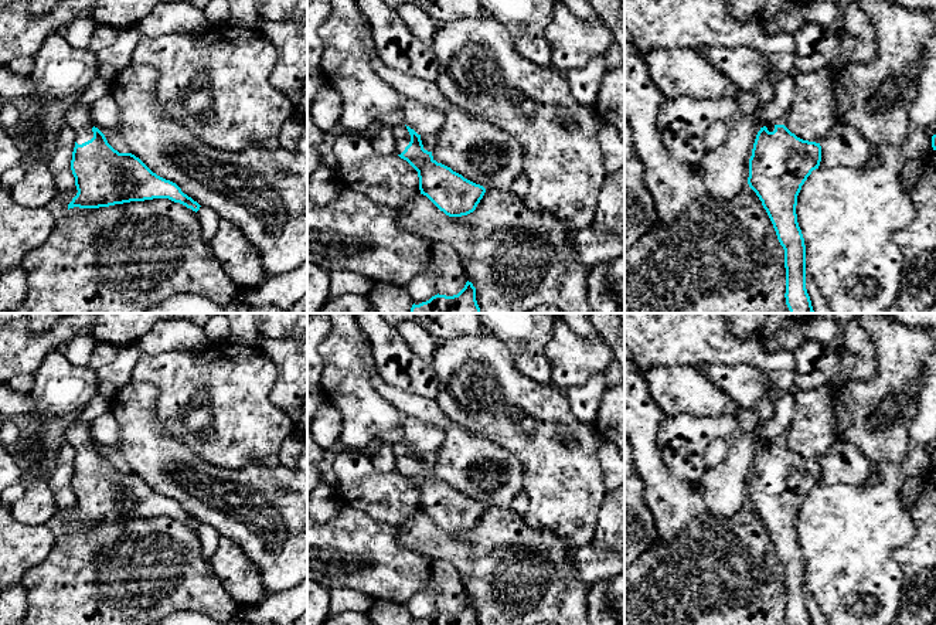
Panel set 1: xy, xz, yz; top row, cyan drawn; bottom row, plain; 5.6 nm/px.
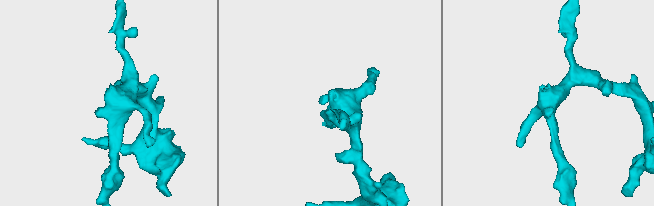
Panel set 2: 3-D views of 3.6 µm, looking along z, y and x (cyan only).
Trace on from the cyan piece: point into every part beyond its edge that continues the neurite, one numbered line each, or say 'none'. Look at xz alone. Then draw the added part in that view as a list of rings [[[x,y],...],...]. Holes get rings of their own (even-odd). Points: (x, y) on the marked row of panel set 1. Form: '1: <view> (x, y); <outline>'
1: xz (401, 135); [[[391,126],[392,136],[395,139],[395,154],[401,154],[411,142],[411,135],[406,126]]]

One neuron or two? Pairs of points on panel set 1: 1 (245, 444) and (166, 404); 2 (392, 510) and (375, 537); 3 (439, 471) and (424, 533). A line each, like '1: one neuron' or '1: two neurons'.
1: one neuron
2: two neurons
3: two neurons

